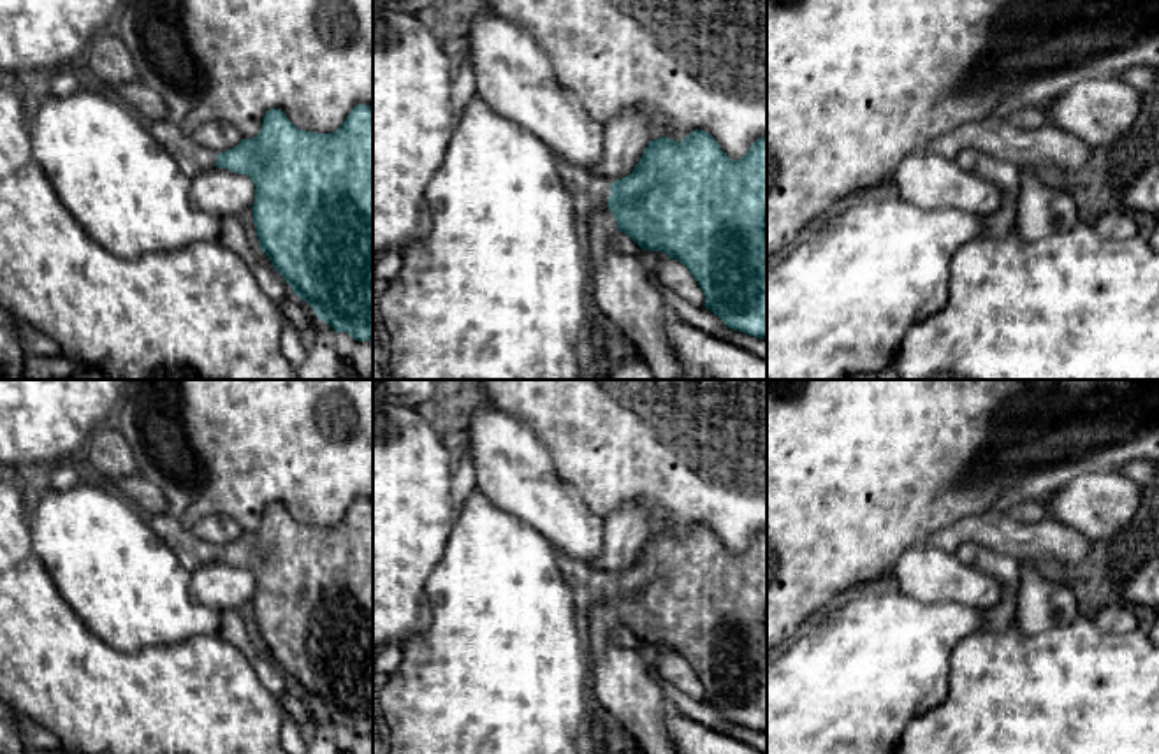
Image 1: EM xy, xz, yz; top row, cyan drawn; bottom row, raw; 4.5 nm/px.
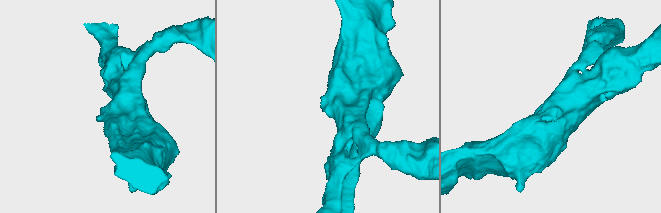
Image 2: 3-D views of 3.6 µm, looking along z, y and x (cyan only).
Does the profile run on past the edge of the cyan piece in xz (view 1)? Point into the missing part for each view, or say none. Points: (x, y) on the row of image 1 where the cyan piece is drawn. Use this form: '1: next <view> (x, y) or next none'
1: next xz (590, 194)

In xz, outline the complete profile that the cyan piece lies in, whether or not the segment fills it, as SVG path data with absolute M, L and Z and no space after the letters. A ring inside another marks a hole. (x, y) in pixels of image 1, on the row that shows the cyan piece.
M695 130L681 142L660 137L649 142L633 172L612 185L598 181L559 156L556 165L580 220L600 207L609 207L619 232L628 234L642 250L663 251L689 269L705 295L703 306L726 327L767 339L767 137L753 142L740 160L728 158L705 130Z

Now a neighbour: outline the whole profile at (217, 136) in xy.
M208 121L208 123L197 127L190 134L190 139L197 146L206 148L206 149L209 149L215 155L220 155L220 153L223 153L227 149L236 148L243 141L243 135L230 123Z

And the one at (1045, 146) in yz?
M997 116L960 125L943 137L929 141L923 149L948 160L962 160L966 149L976 149L1022 169L1055 167L1073 179L1089 176L1101 160L1090 146L1052 121L1034 130L1020 130Z

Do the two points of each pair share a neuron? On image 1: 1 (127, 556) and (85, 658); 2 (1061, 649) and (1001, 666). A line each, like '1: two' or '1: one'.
1: two
2: one

